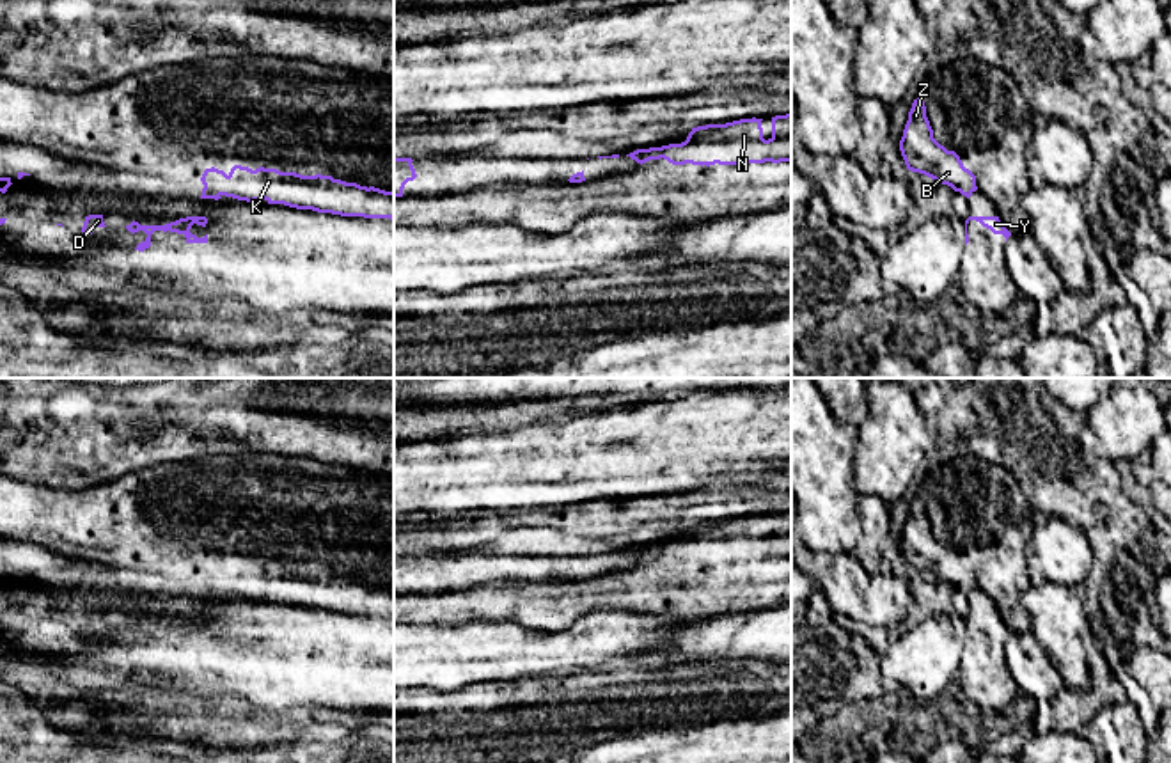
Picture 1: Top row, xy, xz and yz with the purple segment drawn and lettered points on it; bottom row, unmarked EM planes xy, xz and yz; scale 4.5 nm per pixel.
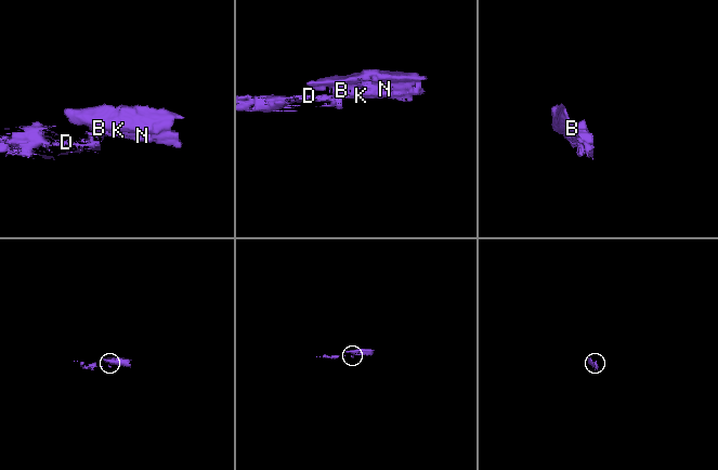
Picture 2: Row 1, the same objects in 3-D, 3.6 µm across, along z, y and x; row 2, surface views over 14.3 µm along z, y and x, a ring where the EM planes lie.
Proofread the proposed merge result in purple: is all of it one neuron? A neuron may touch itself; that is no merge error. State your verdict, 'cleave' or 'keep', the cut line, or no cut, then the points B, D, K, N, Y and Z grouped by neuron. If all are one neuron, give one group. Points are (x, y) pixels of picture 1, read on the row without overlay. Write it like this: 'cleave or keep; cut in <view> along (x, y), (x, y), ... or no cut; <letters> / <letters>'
cleave; cut in xy along (203, 591), (219, 593); B K N Z / D Y

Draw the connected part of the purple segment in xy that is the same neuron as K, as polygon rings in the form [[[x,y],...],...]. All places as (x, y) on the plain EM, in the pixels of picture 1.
[[[234,562],[229,571],[215,564],[200,575],[206,594],[232,594],[238,598],[266,598],[296,607],[312,607],[341,614],[394,617],[394,589],[360,584],[332,573],[302,573],[259,564],[255,568]]]

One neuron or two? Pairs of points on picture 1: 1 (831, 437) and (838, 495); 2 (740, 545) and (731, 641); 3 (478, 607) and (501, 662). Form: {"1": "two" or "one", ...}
{"1": "one", "2": "two", "3": "two"}

